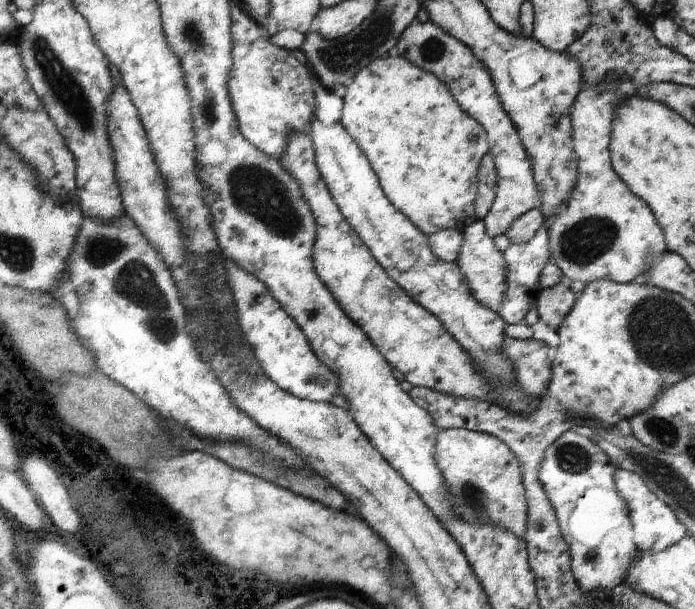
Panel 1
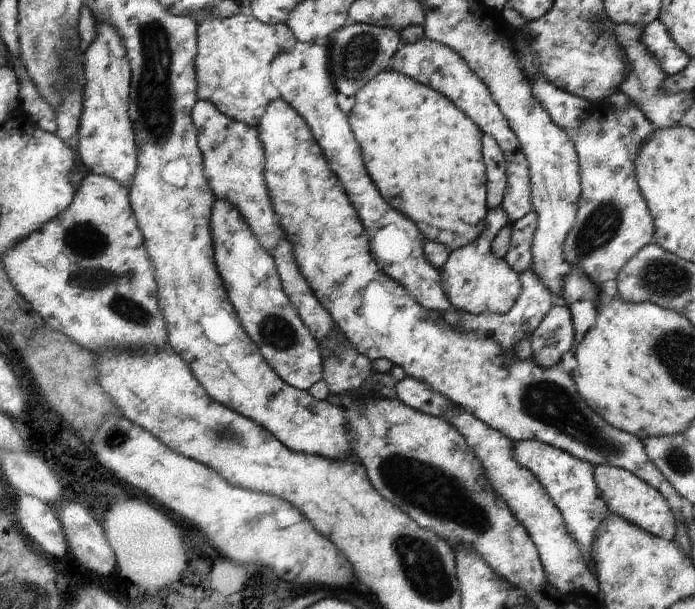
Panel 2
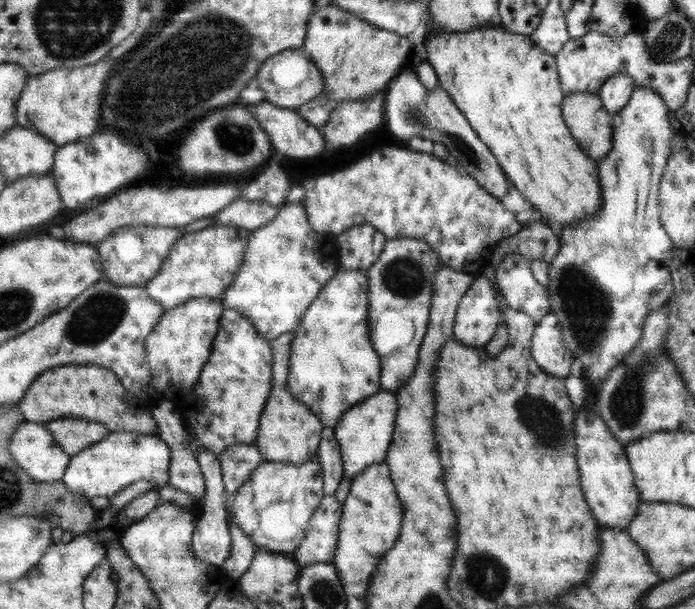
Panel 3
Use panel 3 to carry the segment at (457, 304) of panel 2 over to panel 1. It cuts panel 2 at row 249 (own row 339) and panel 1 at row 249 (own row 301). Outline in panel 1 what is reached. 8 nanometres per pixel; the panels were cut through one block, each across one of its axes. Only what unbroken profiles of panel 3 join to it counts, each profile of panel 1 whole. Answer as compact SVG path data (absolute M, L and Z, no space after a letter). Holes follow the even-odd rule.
M475 218L469 226L462 229L461 233L463 240L459 248L459 254L454 260L455 266L459 268L463 280L467 282L467 290L469 290L471 296L479 304L483 304L489 310L497 312L499 304L503 302L505 288L507 288L507 284L505 284L507 270L505 270L503 256L495 248L492 238L487 236L482 220Z

